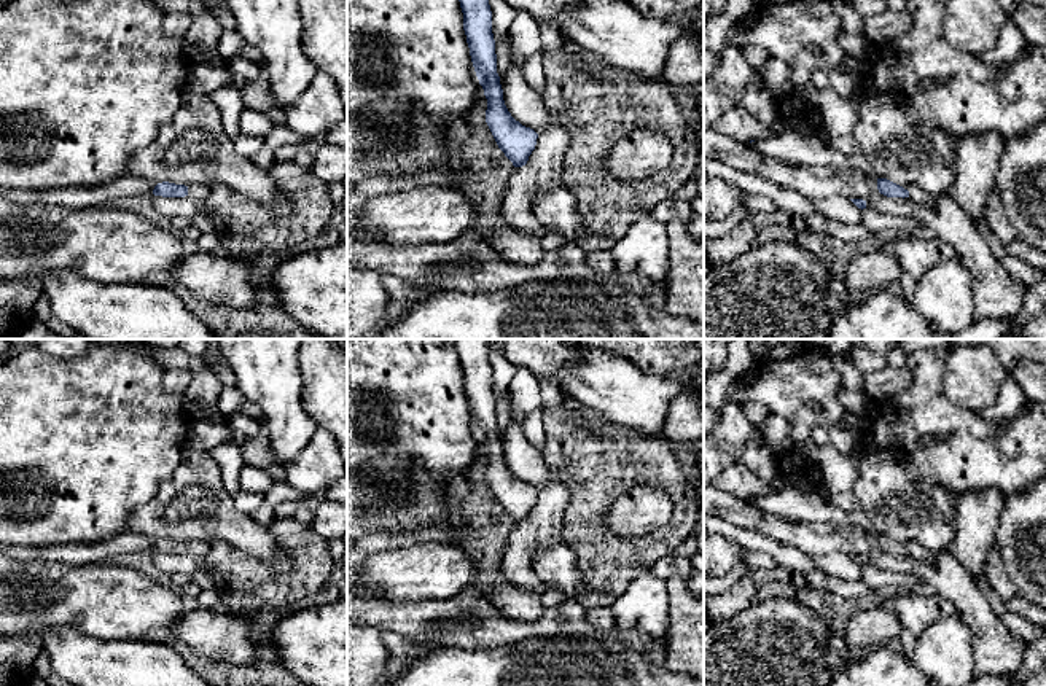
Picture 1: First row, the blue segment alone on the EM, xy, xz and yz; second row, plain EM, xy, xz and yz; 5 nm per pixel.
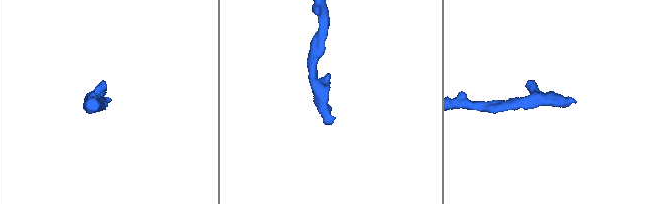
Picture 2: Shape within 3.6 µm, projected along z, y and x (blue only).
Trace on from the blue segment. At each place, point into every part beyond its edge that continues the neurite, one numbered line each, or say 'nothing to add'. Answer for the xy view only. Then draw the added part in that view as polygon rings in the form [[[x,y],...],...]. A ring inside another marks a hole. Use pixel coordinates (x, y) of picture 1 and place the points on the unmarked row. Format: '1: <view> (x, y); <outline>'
1: xy (198, 548); [[[197,540],[188,541],[188,552],[204,557],[207,551],[209,551],[209,543],[197,541]]]

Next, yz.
1: yz (916, 551); [[[911,546],[909,554],[915,559],[927,560],[930,563],[936,563],[938,557],[939,557],[938,551],[928,551],[928,549],[923,549],[920,546]]]

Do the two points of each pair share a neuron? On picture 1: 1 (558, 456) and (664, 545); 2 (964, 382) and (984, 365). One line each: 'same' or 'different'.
1: same
2: same

